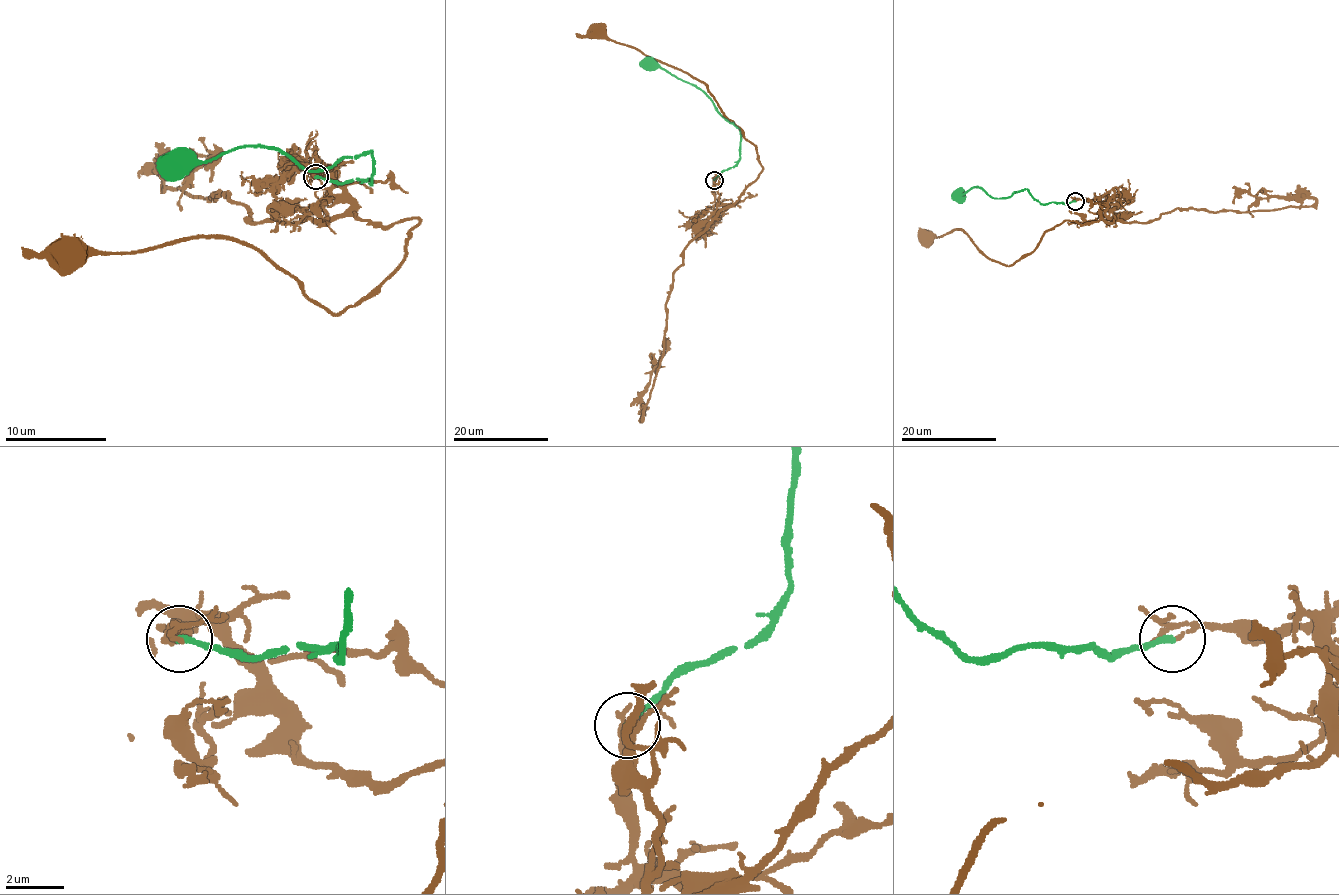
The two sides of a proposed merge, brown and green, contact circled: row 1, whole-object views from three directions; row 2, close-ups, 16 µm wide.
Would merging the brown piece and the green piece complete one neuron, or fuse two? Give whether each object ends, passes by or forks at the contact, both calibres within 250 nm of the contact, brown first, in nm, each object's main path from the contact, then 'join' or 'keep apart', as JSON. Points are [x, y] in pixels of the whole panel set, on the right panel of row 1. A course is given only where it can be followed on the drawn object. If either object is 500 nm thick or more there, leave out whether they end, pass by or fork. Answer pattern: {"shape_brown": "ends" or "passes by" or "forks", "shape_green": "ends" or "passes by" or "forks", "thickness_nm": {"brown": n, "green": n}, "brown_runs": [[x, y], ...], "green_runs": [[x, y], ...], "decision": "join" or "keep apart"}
{"shape_brown": "passes by", "shape_green": "ends", "thickness_nm": {"brown": 140, "green": 190}, "brown_runs": [[1075, 201], [1099, 199], [1101, 217], [1048, 230], [1031, 252], [1008, 265], [990, 259], [961, 230], [924, 236]], "green_runs": [[1075, 201], [1040, 204], [1026, 189], [1014, 192], [1008, 198], [991, 198], [980, 188], [973, 187], [960, 195]], "decision": "keep apart"}

